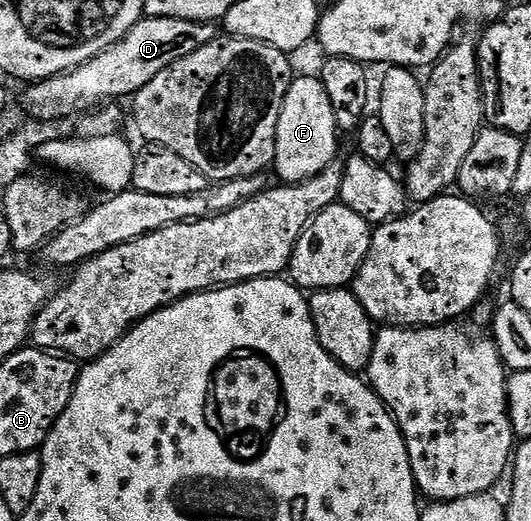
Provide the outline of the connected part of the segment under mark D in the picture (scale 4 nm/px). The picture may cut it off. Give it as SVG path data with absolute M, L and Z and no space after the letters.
M142 18L114 46L99 52L94 58L82 62L77 68L29 83L24 92L24 104L40 122L55 116L72 116L75 112L87 113L105 102L116 102L119 96L135 96L154 74L162 74L166 66L182 59L194 50L202 50L206 42L217 39L218 28L212 22L190 22L178 18Z

